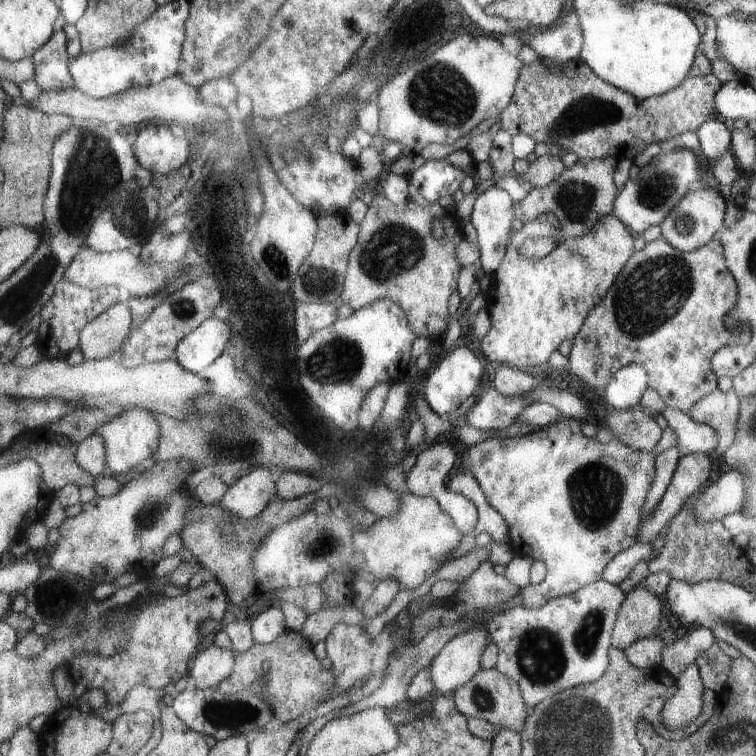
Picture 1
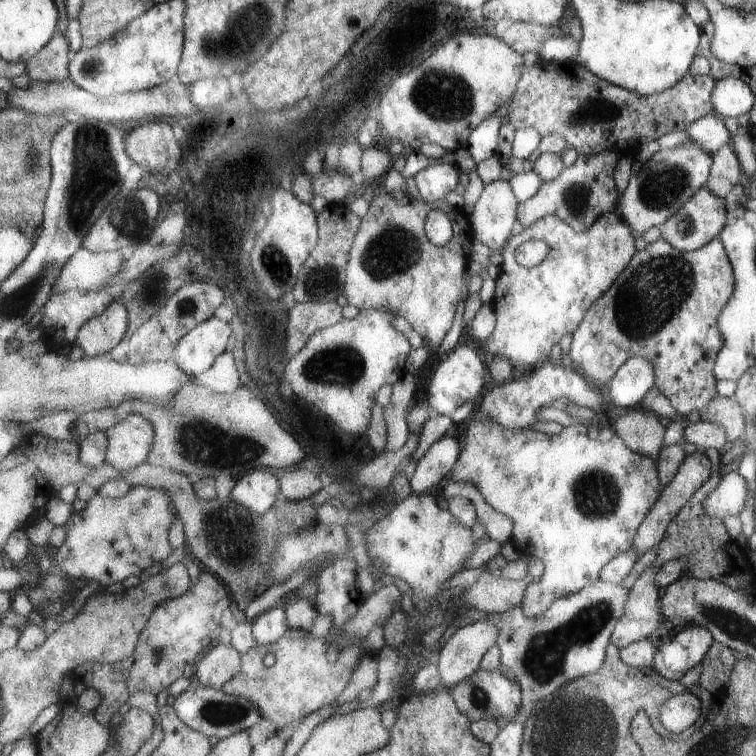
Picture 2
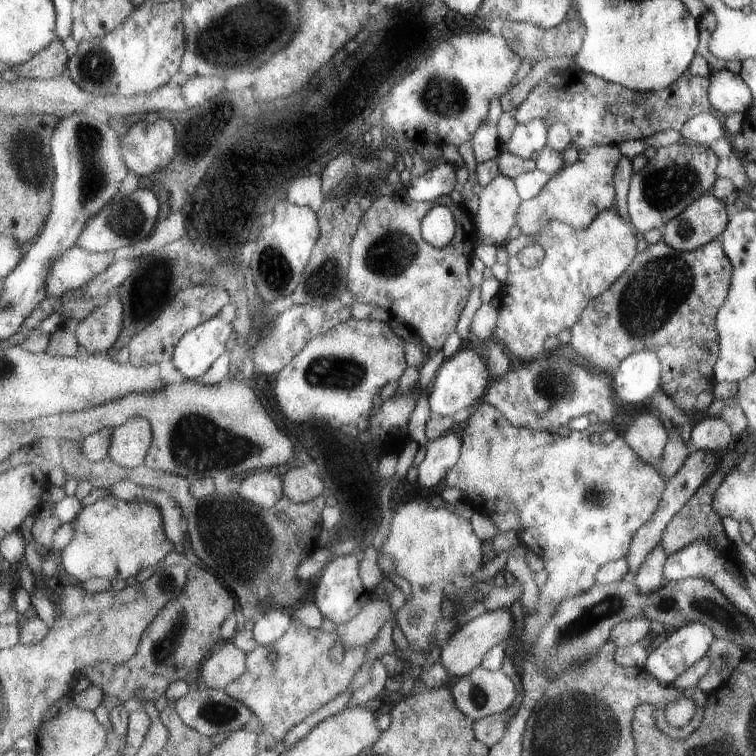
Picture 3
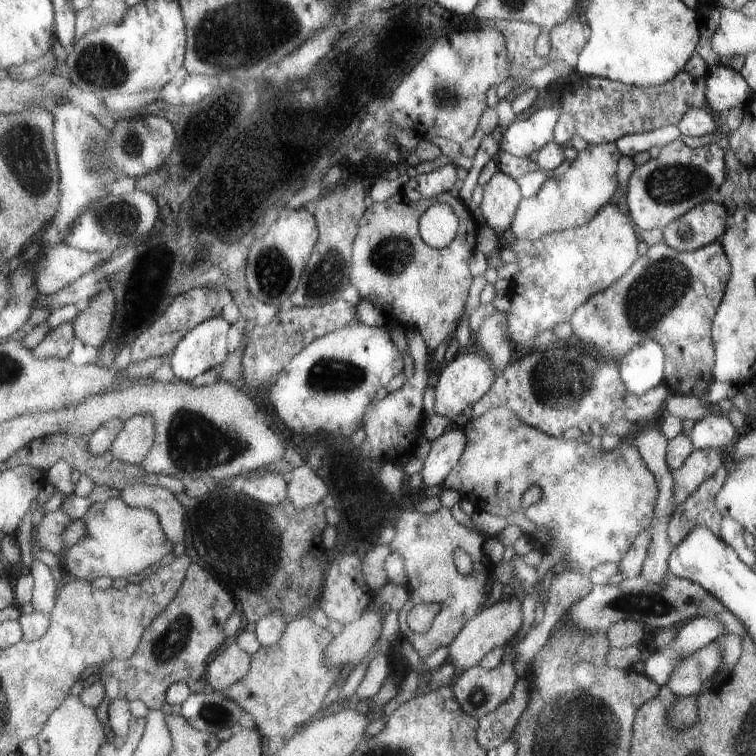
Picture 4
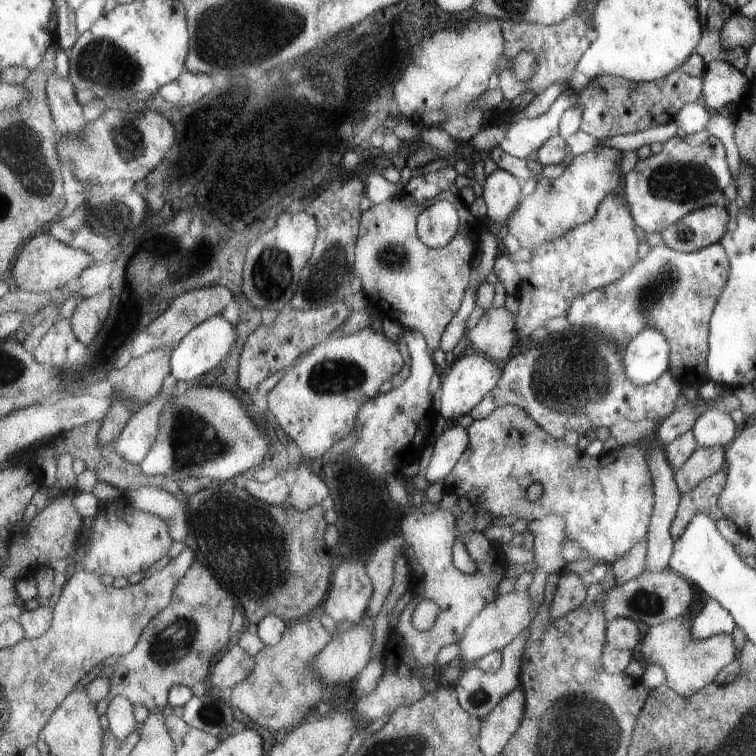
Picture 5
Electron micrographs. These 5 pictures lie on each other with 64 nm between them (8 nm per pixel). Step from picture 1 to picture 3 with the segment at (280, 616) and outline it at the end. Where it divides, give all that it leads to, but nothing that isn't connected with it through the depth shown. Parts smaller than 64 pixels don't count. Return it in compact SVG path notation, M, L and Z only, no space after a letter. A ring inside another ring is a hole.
M271 608L267 610L261 618L255 620L255 640L259 642L259 646L271 646L275 644L279 638L283 638L293 622L291 622L291 610L283 610L283 608Z

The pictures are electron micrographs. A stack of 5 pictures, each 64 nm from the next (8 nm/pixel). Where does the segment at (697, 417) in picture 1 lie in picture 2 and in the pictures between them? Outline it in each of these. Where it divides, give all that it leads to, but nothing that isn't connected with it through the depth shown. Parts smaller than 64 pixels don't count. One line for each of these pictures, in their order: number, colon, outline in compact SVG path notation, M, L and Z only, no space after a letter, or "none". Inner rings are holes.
2: M713 394L701 408L695 410L699 422L715 424L723 430L723 444L735 444L745 432L745 414L743 406L737 404L731 396Z

